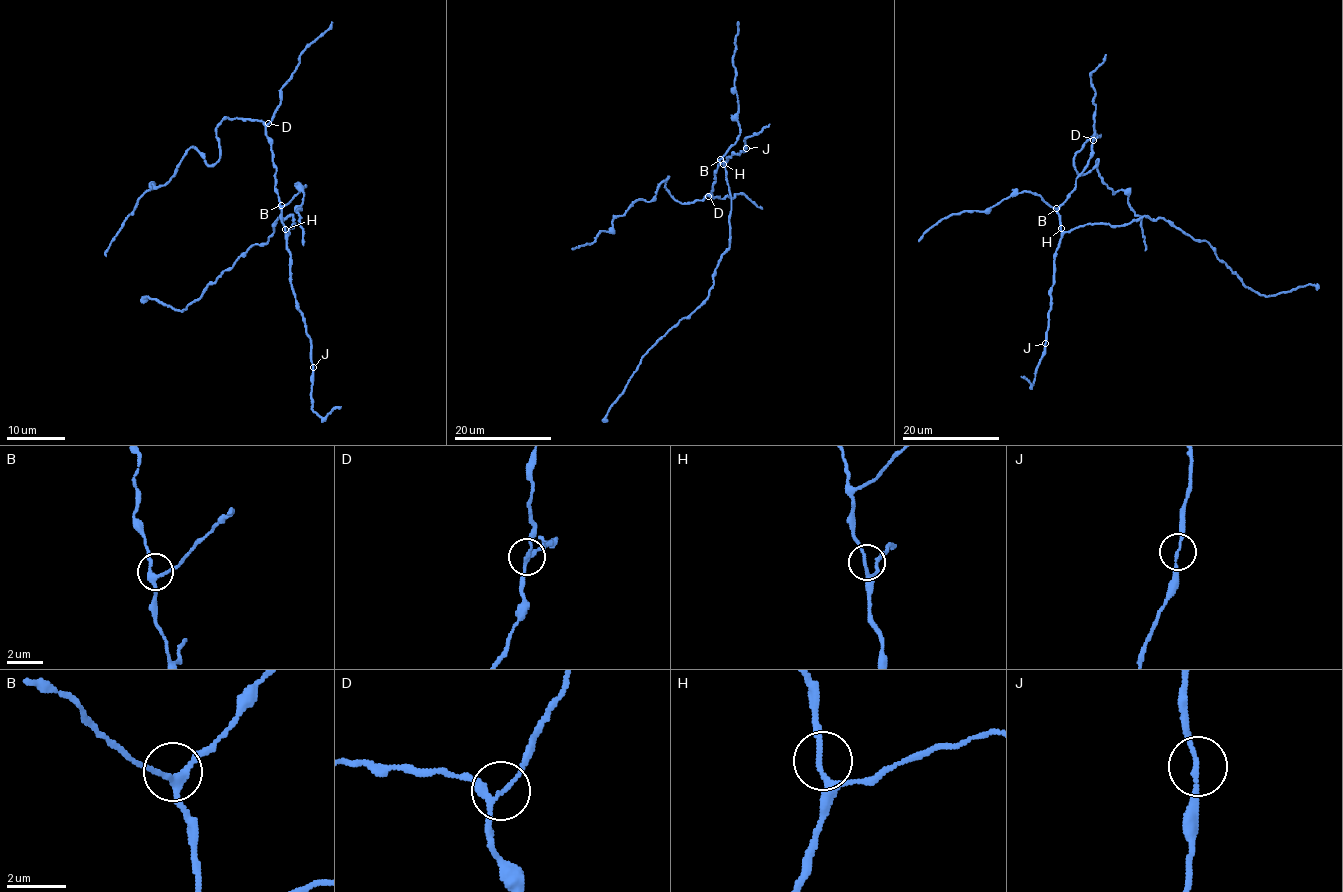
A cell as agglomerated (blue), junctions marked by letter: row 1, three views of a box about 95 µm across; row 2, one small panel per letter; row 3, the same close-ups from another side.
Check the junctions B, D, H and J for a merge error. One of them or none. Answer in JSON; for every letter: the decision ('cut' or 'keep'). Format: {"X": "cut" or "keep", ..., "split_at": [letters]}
{"B": "keep", "D": "keep", "H": "keep", "J": "keep", "split_at": []}

